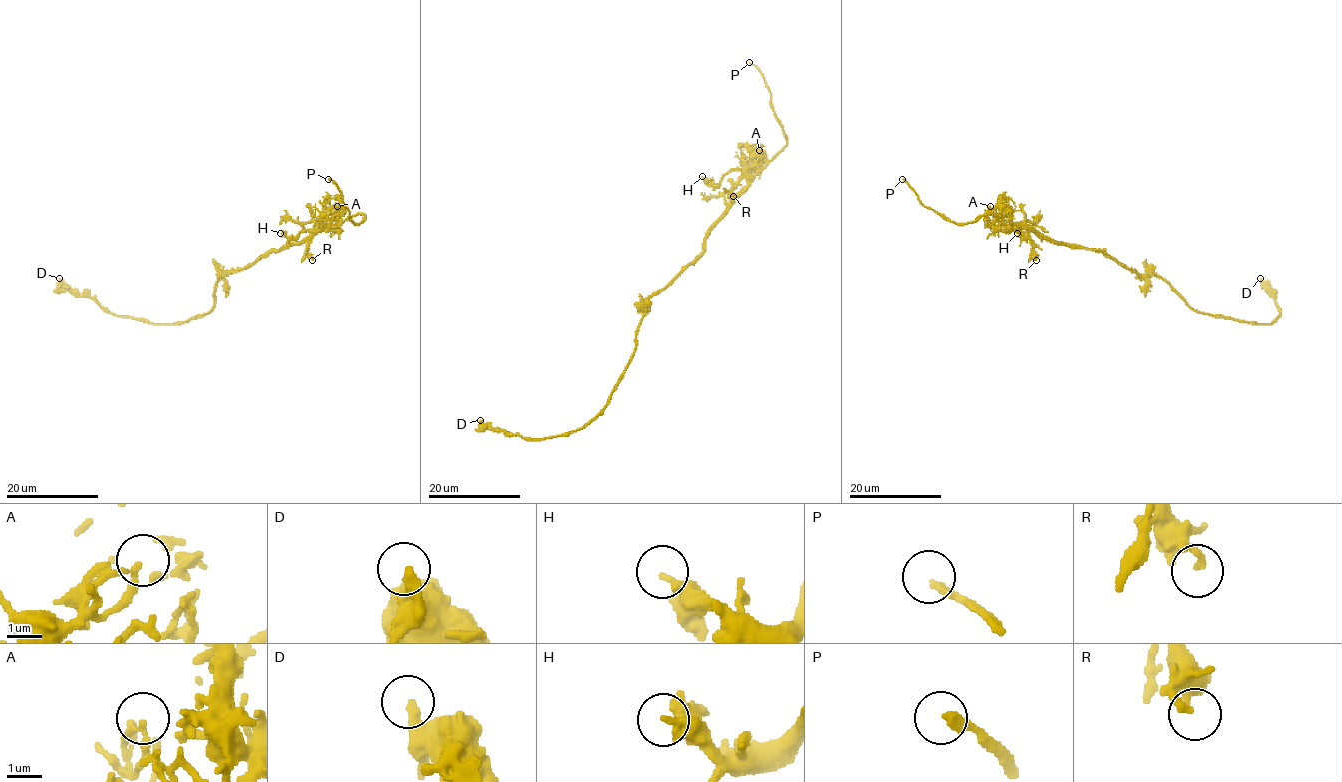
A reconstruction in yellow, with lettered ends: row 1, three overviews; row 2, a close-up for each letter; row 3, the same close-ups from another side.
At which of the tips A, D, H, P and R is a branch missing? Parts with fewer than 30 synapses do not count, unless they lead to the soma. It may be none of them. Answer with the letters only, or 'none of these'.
P

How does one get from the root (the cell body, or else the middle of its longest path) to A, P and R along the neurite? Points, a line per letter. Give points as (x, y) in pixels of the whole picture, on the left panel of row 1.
A: (245, 269), (271, 252), (299, 244), (324, 229), (332, 230), (325, 217), (337, 206)
P: (245, 269), (330, 225), (358, 214), (365, 218), (360, 223), (350, 218), (339, 188), (328, 179)
R: (245, 269), (271, 252), (310, 238), (325, 228), (320, 224), (313, 229), (308, 246), (312, 260)

